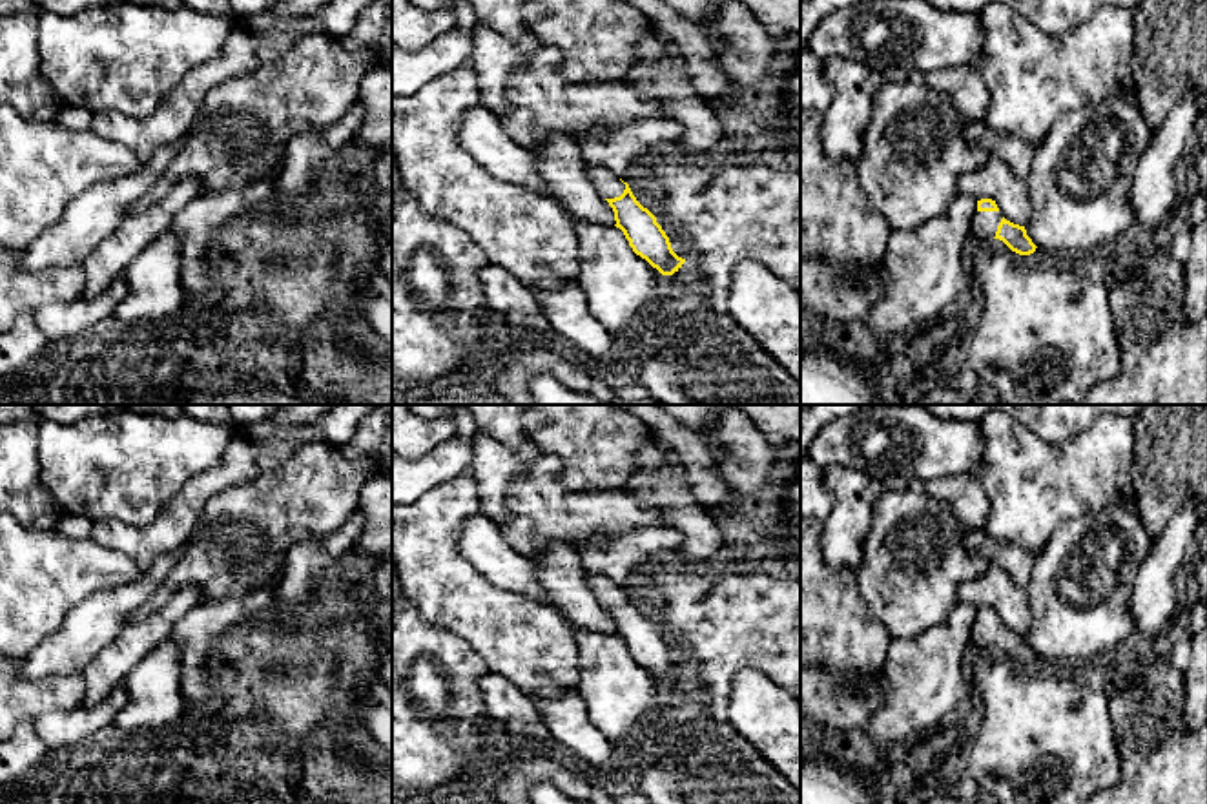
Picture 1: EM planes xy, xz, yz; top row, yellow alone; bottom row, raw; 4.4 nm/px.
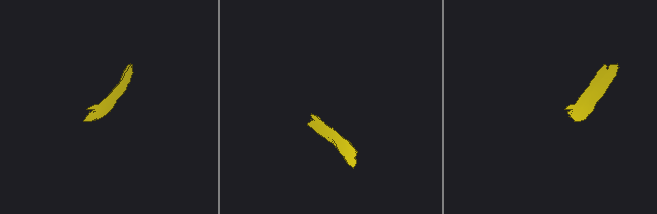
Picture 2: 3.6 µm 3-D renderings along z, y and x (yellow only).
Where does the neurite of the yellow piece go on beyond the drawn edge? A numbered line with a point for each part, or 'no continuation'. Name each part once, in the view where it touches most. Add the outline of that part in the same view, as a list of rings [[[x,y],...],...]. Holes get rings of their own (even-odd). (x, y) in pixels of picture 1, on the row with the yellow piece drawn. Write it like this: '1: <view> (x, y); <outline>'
1: xz (608, 185); [[[589,166],[587,175],[604,199],[620,197],[625,190],[625,184],[605,168]]]

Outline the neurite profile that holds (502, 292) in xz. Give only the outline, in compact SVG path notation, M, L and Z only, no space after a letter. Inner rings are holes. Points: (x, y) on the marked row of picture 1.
M489 264L480 272L481 306L503 317L511 312L540 314L532 288L521 284L512 273L498 264Z

